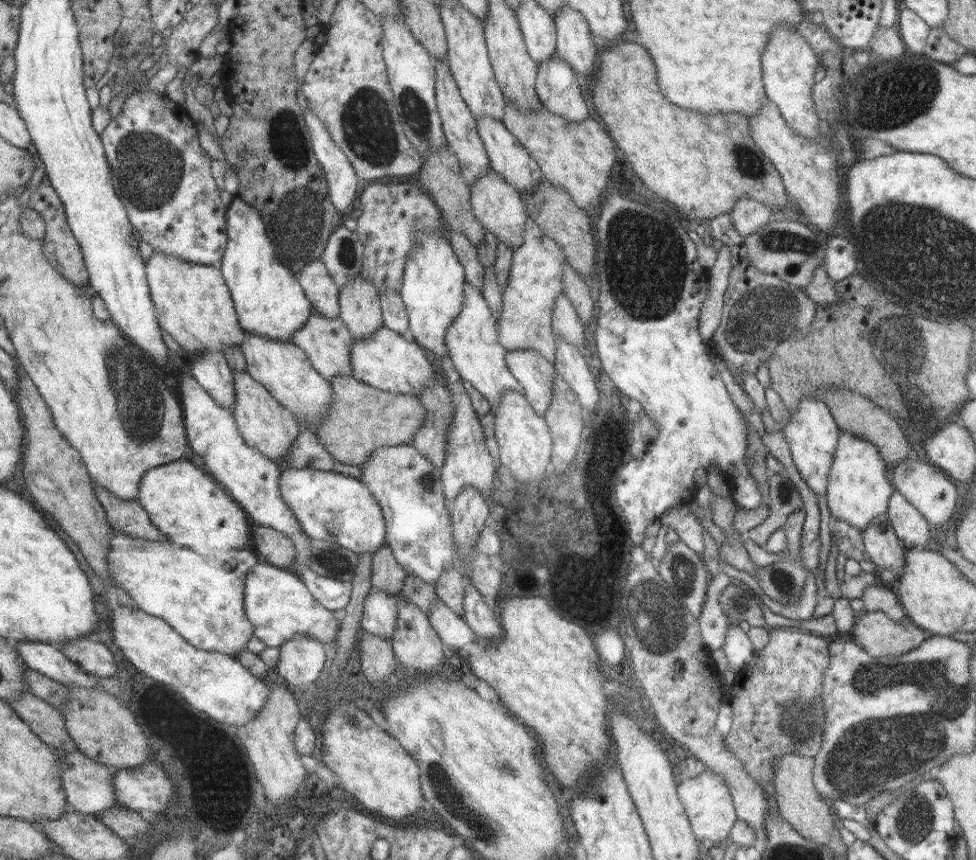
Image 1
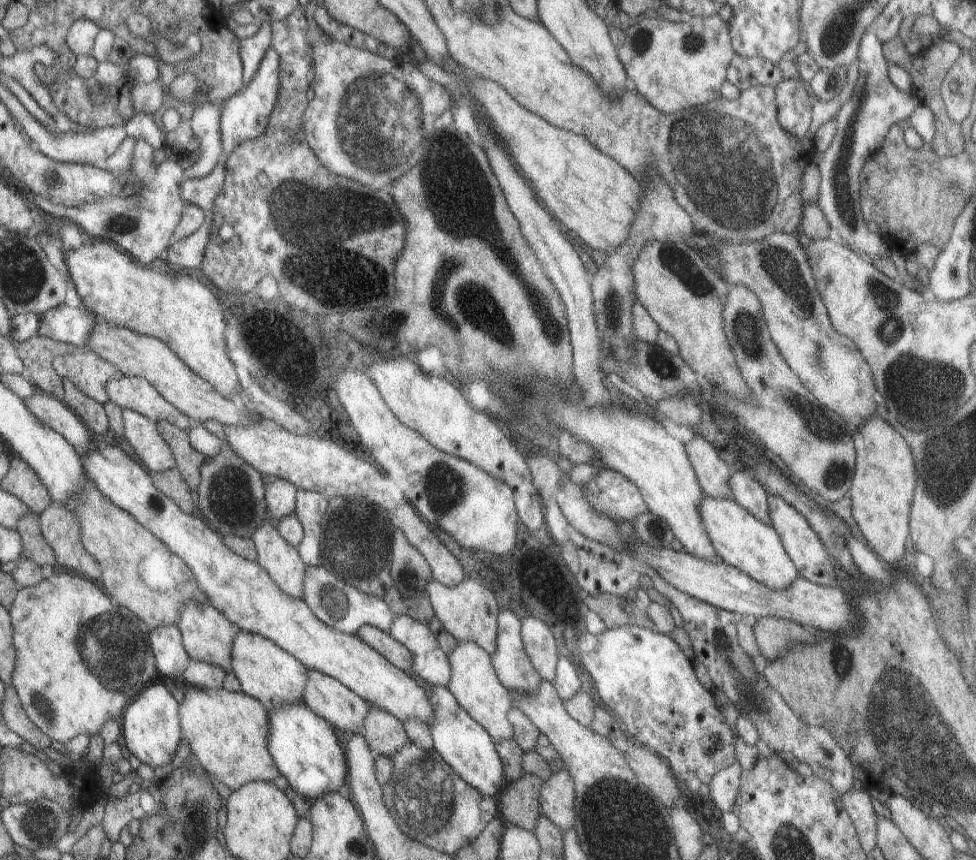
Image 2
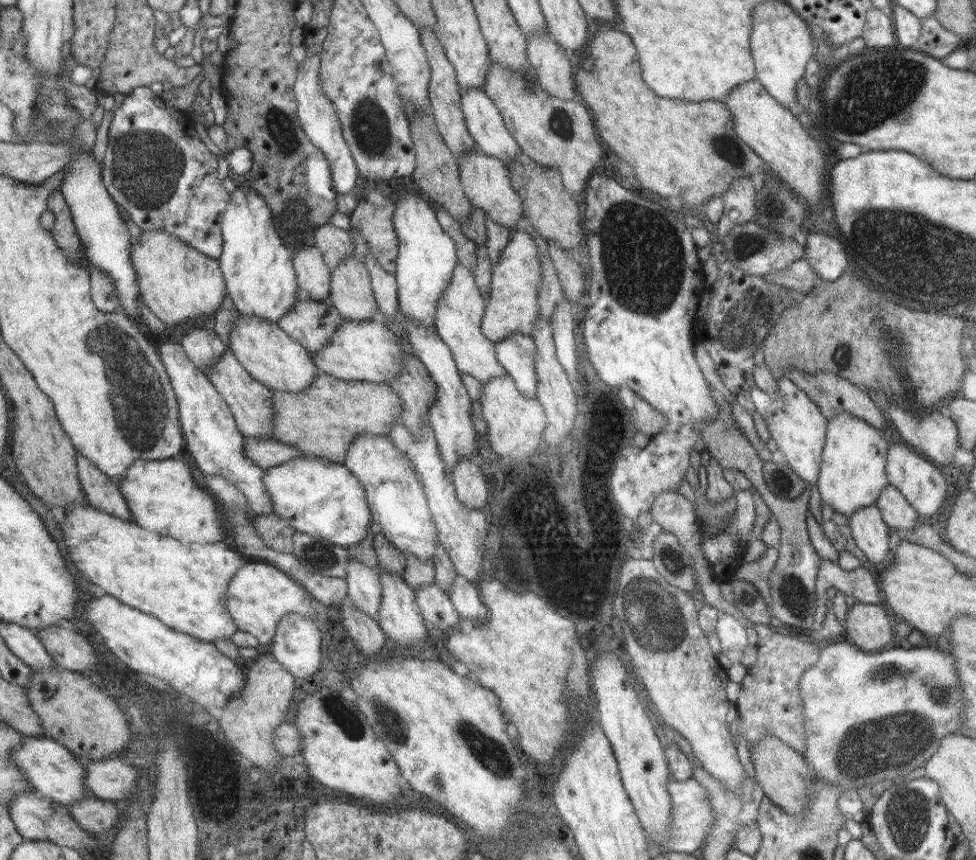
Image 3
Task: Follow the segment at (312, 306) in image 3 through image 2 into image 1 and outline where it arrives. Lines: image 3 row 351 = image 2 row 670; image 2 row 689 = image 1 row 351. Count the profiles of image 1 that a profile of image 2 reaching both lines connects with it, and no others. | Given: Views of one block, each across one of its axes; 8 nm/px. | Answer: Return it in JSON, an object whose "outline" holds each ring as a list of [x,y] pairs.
{"outline":[[[319,310],[311,316],[309,324],[305,328],[297,330],[295,336],[293,336],[293,342],[307,350],[307,354],[311,356],[315,368],[319,368],[319,372],[323,372],[323,376],[327,376],[327,378],[353,376],[355,374],[353,358],[351,358],[355,340],[357,340],[357,336],[353,334],[353,330],[349,328],[349,324],[341,316],[333,318],[333,316],[327,316],[327,314],[319,312]]]}

